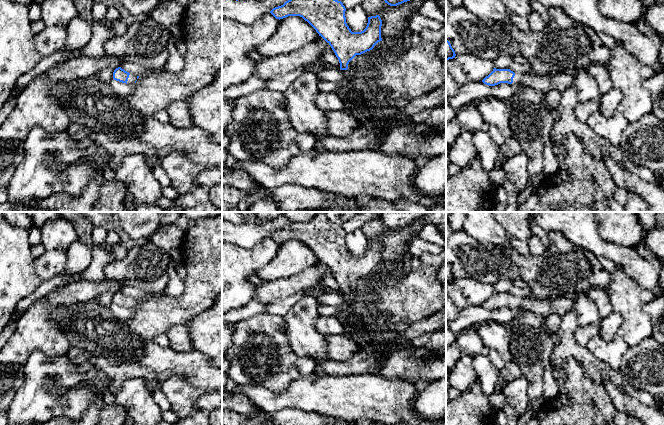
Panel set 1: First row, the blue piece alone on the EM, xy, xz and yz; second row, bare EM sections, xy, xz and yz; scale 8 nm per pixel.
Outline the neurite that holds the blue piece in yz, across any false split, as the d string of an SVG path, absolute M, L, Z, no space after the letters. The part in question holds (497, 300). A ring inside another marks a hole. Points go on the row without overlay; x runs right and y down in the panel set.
M496 293L486 300L482 306L489 310L500 307L508 307L514 310L528 310L542 317L558 314L564 316L574 308L574 299L571 297L560 296L551 299L541 300L535 297L514 297L510 293Z

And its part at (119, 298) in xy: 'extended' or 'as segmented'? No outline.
extended

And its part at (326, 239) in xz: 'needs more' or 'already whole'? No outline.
needs more

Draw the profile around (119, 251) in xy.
M121 241L117 244L107 246L107 248L114 257L113 261L122 260L128 253L128 248Z

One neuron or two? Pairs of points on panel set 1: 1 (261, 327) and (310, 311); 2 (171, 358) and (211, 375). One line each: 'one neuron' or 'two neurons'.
1: two neurons
2: one neuron

